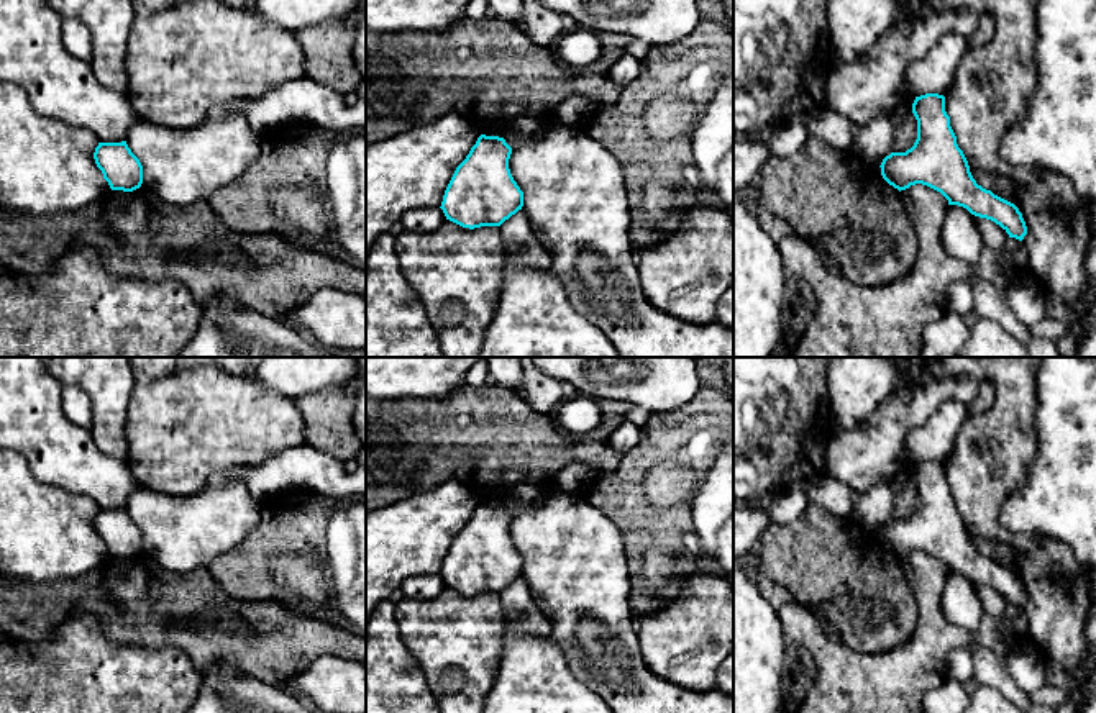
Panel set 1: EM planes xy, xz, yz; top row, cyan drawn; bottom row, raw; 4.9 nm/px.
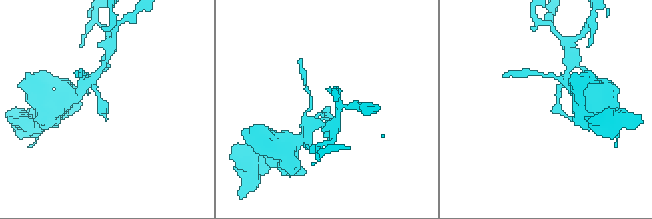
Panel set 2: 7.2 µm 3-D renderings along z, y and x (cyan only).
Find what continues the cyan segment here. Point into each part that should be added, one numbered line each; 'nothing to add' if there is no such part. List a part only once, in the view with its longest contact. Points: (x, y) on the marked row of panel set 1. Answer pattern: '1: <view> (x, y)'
nothing to add

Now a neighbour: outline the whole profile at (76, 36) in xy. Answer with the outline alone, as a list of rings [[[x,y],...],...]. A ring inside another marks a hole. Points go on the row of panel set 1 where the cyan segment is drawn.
[[[75,18],[62,20],[62,44],[72,56],[90,62],[92,34],[82,21]]]

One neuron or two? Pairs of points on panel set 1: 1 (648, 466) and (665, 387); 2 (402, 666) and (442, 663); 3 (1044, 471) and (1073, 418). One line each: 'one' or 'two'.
1: two
2: two
3: one

